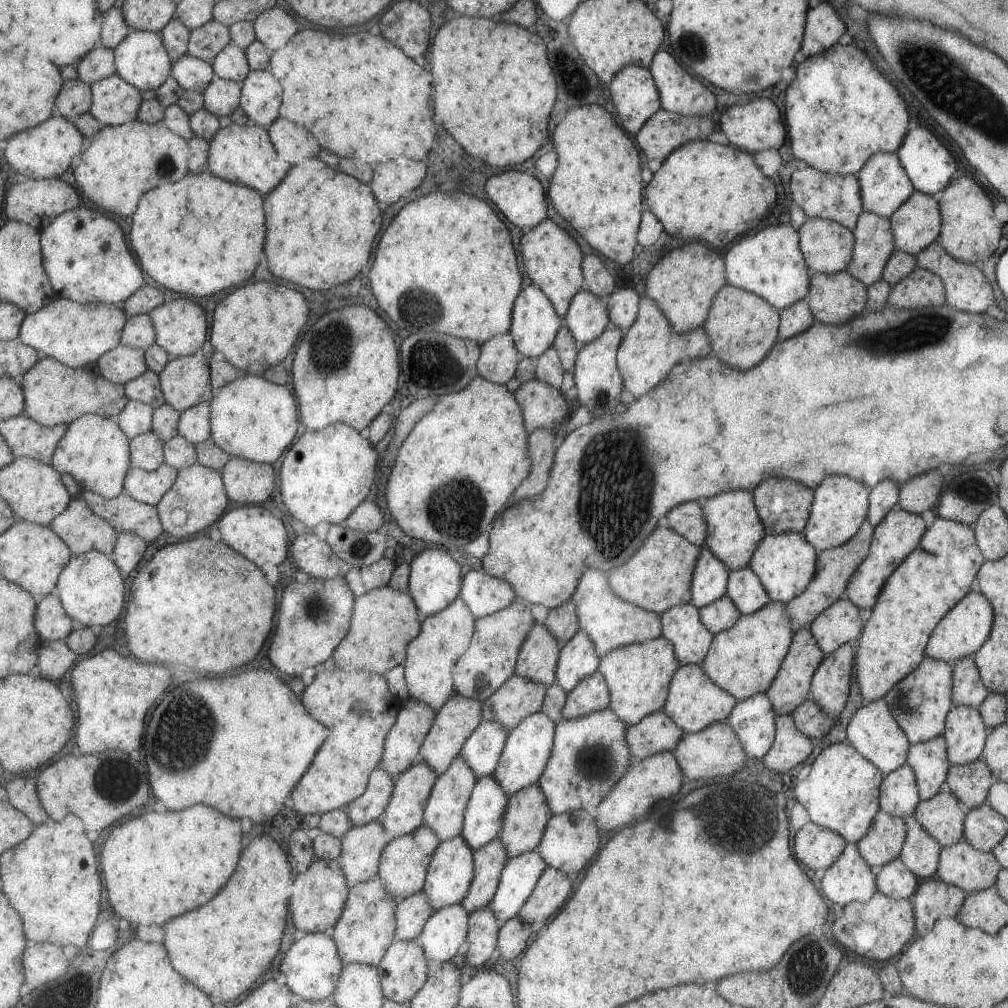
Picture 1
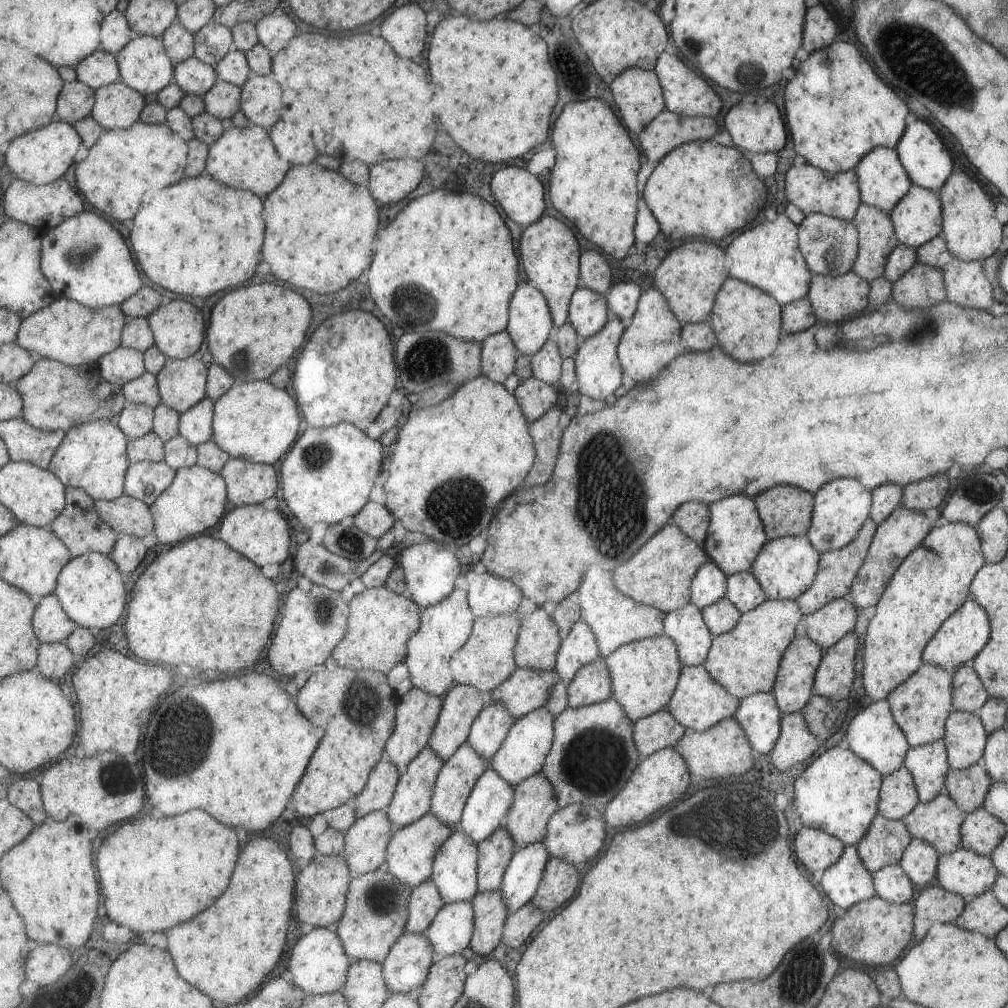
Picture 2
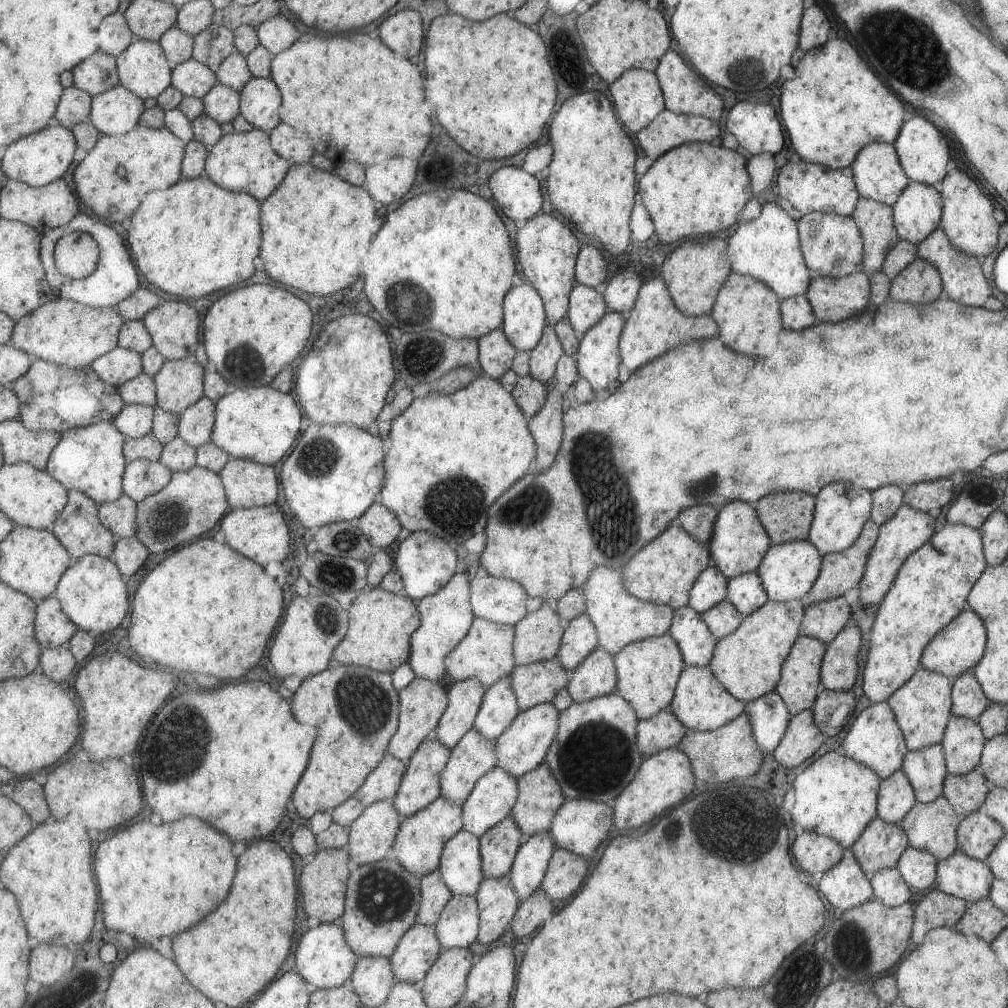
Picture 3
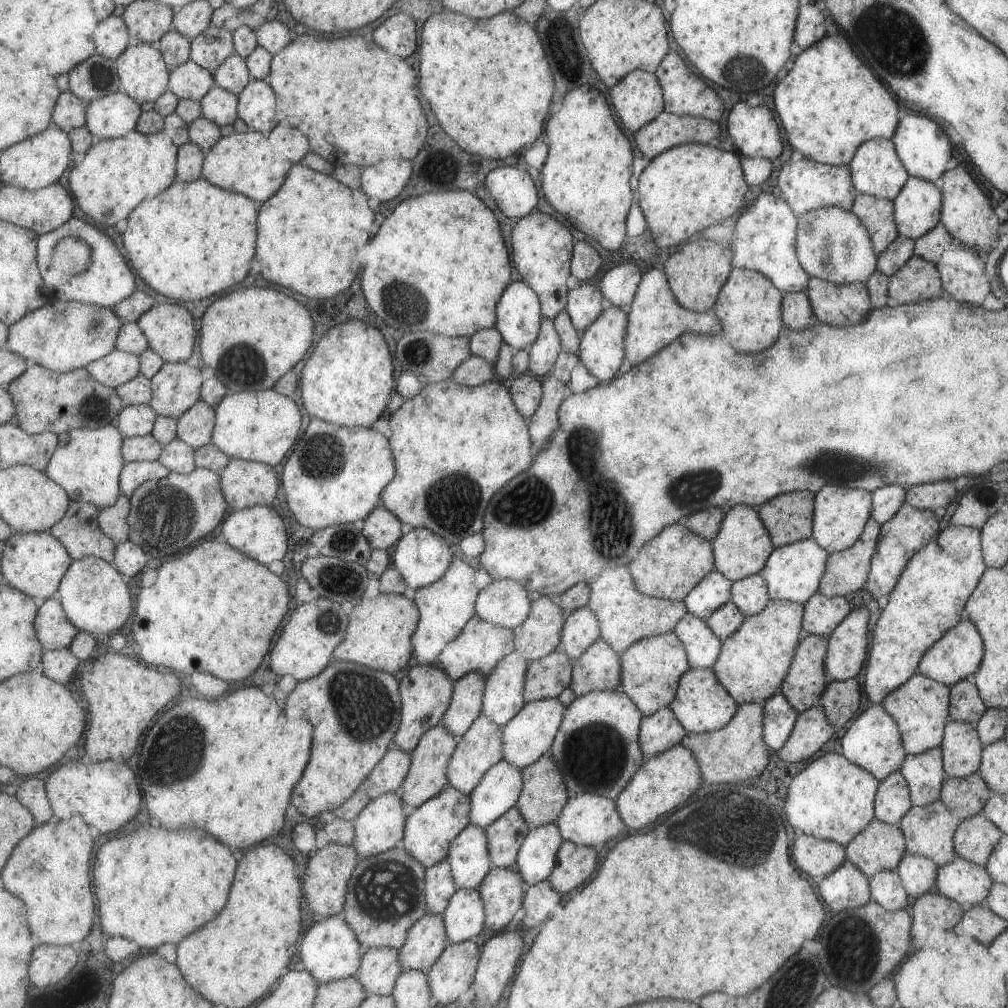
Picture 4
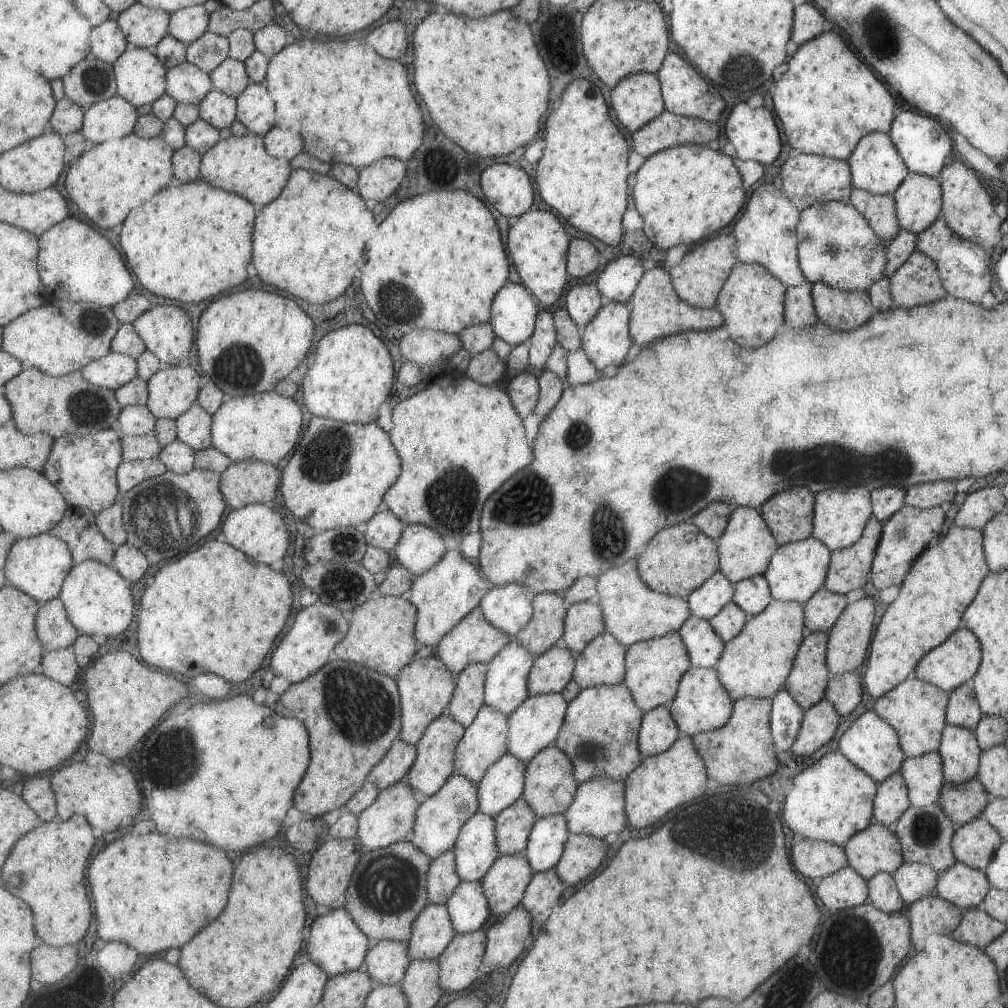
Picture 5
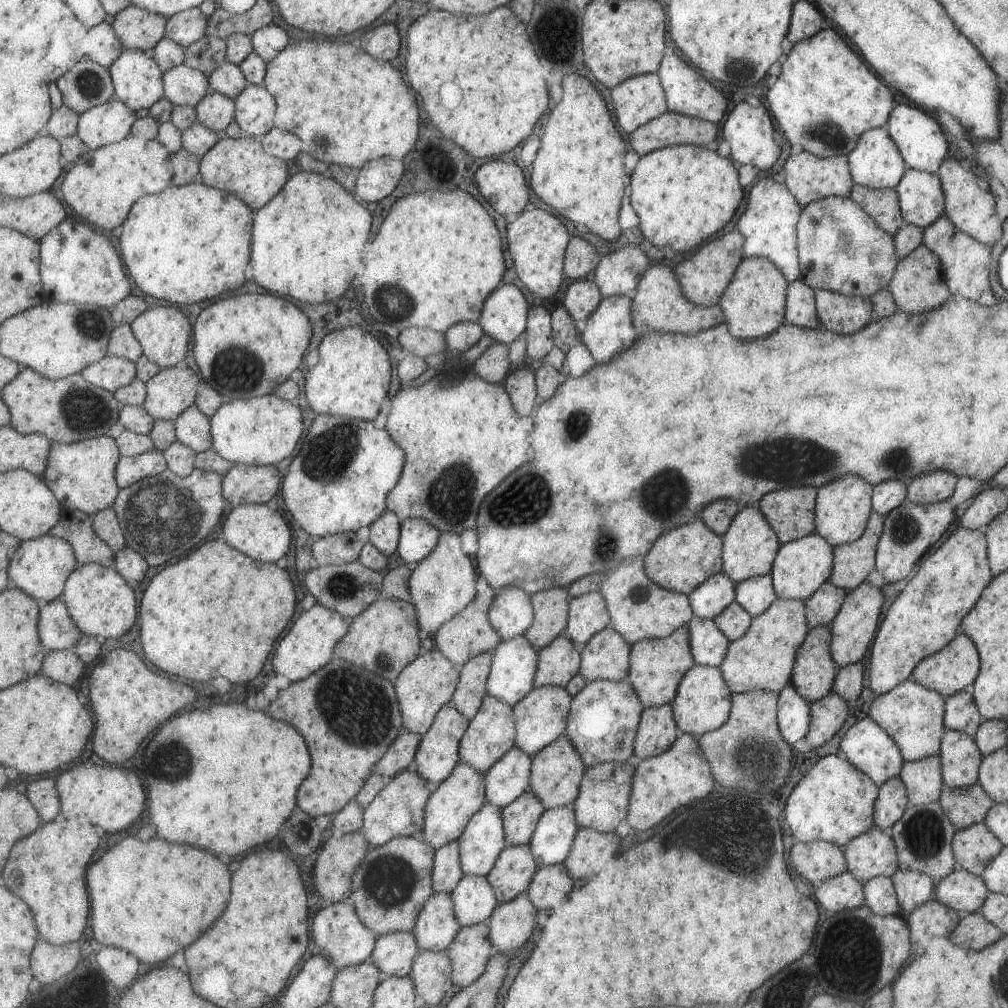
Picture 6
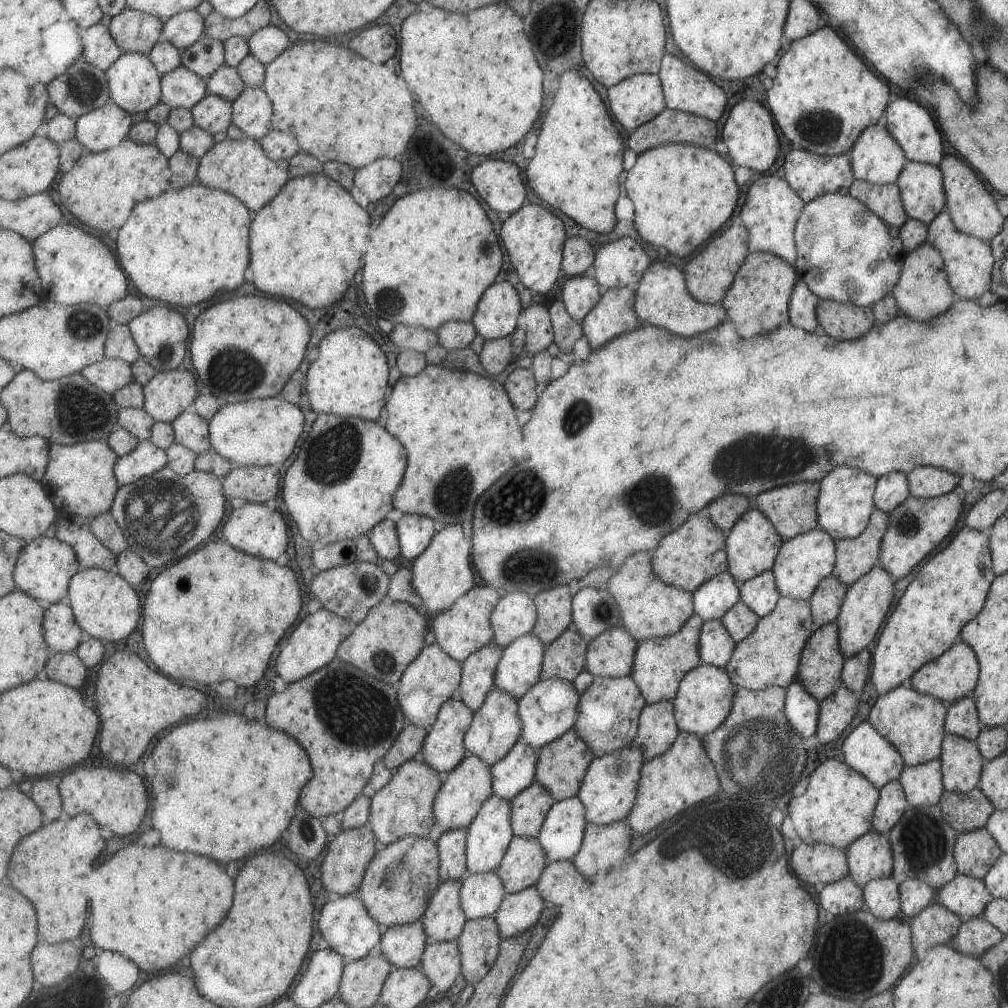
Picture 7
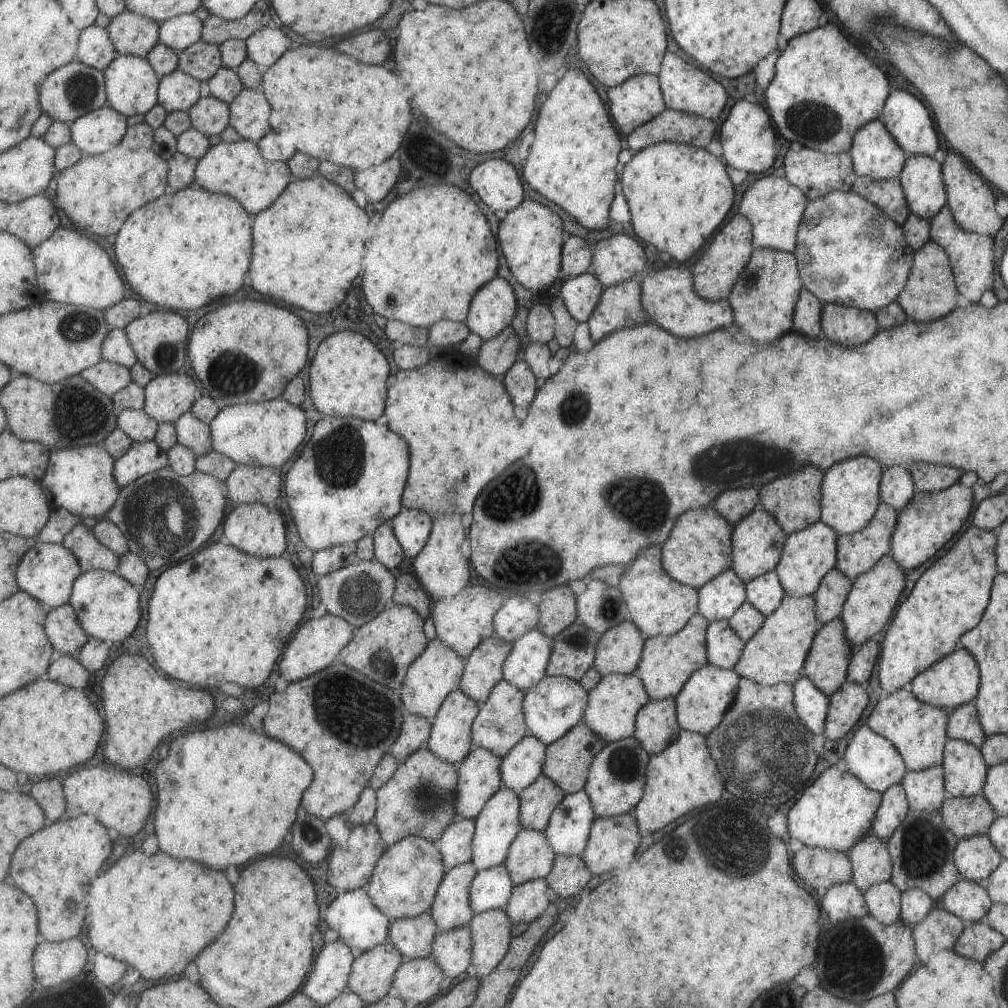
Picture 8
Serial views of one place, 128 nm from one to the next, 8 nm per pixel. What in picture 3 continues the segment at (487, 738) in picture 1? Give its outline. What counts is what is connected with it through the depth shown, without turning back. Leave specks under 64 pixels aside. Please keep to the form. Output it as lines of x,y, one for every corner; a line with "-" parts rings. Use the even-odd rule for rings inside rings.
505,675
487,688
475,727
496,742
522,711
518,696
512,687
512,676

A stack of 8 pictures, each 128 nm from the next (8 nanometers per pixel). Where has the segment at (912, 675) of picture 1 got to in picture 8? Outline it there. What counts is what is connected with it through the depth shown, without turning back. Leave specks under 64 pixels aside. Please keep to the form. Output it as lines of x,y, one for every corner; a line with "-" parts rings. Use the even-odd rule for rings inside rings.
901,688
889,693
875,704
867,718
866,726
891,742
901,756
906,771
919,771
937,764
942,765
948,716
949,712
945,709
918,702
911,692

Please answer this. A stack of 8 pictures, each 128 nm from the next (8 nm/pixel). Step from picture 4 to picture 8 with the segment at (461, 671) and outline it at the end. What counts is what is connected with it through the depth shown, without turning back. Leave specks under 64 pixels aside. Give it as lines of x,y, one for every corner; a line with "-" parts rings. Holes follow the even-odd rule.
469,584
456,596
446,597
434,602
432,620
435,623
437,638
451,646
463,659
469,658
487,638
496,635
494,617
503,609
505,598
495,588
483,584

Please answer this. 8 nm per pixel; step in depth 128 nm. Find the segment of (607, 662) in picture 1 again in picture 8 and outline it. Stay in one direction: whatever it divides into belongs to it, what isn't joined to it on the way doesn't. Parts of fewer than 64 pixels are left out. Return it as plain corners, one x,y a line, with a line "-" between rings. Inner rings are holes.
693,614
682,630
673,635
660,635
644,640
644,648
634,674
642,680
642,686
649,699
675,699
685,682
699,668
705,667
705,636
708,621
701,614

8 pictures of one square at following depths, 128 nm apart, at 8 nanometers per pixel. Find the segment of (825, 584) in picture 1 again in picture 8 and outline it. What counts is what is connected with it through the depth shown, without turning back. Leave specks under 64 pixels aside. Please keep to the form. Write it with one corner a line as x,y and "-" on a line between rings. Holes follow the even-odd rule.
879,503
871,520
861,529
851,534
839,535
836,538
836,570
853,580
870,570
879,558
890,552
890,538
894,531
897,511
886,504

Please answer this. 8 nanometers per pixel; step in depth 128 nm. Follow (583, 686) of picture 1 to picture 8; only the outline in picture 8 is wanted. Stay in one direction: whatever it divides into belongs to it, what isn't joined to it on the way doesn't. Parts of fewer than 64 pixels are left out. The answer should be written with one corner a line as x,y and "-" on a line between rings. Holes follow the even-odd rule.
630,620
608,629
596,648
596,658
592,666
606,676
610,673
634,674
644,648
642,632

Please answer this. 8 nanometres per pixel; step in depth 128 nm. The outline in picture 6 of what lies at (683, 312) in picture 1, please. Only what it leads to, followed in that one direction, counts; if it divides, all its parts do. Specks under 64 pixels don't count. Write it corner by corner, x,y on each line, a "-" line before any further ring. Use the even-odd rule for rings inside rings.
734,228
715,238
715,240
707,241
689,258
681,259
672,271
683,296
699,306
710,307
717,305
722,292
732,279
737,265
741,262
743,241
743,235

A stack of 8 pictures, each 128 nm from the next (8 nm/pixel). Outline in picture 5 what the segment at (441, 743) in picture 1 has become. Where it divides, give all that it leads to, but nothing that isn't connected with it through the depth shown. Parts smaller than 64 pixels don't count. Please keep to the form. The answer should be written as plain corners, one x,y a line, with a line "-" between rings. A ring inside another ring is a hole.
471,663
457,675
458,689
447,713
463,723
466,728
473,724
478,712
486,704
488,669
489,666
485,663

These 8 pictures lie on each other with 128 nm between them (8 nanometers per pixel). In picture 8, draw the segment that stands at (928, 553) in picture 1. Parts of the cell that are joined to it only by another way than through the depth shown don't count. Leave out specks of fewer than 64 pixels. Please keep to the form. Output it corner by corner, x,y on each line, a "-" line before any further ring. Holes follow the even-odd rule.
972,524
965,529
965,532
943,556
939,556
923,572
905,602
897,608
897,612
885,632
883,644
880,645
880,654
875,670
884,693
889,694
901,689
903,684
911,682
917,674
924,672
933,662
954,652
955,642
959,641
959,636
977,626
983,610
989,603
993,578
998,574
995,546
996,532
980,529

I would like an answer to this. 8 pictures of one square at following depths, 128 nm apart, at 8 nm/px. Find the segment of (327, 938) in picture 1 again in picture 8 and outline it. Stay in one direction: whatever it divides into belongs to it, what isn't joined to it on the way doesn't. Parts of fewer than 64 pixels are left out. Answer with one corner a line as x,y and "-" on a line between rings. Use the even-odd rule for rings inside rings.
367,888
339,895
328,906
325,921
329,929
336,931
339,938
348,942
357,955
390,941
392,920
375,904

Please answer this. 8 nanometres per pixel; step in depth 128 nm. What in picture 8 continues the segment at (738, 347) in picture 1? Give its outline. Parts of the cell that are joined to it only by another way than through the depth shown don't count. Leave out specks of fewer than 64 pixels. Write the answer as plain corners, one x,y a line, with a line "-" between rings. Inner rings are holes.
753,249
749,262
738,274
727,298
735,324
755,342
769,342
792,330
792,318
802,287
794,253
775,249

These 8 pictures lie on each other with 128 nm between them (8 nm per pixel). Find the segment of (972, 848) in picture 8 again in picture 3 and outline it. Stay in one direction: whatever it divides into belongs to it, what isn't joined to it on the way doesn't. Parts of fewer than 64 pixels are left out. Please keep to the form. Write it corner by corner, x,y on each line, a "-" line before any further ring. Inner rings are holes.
982,810
972,812
962,817
957,825
957,851
985,863
1003,833
1001,825

